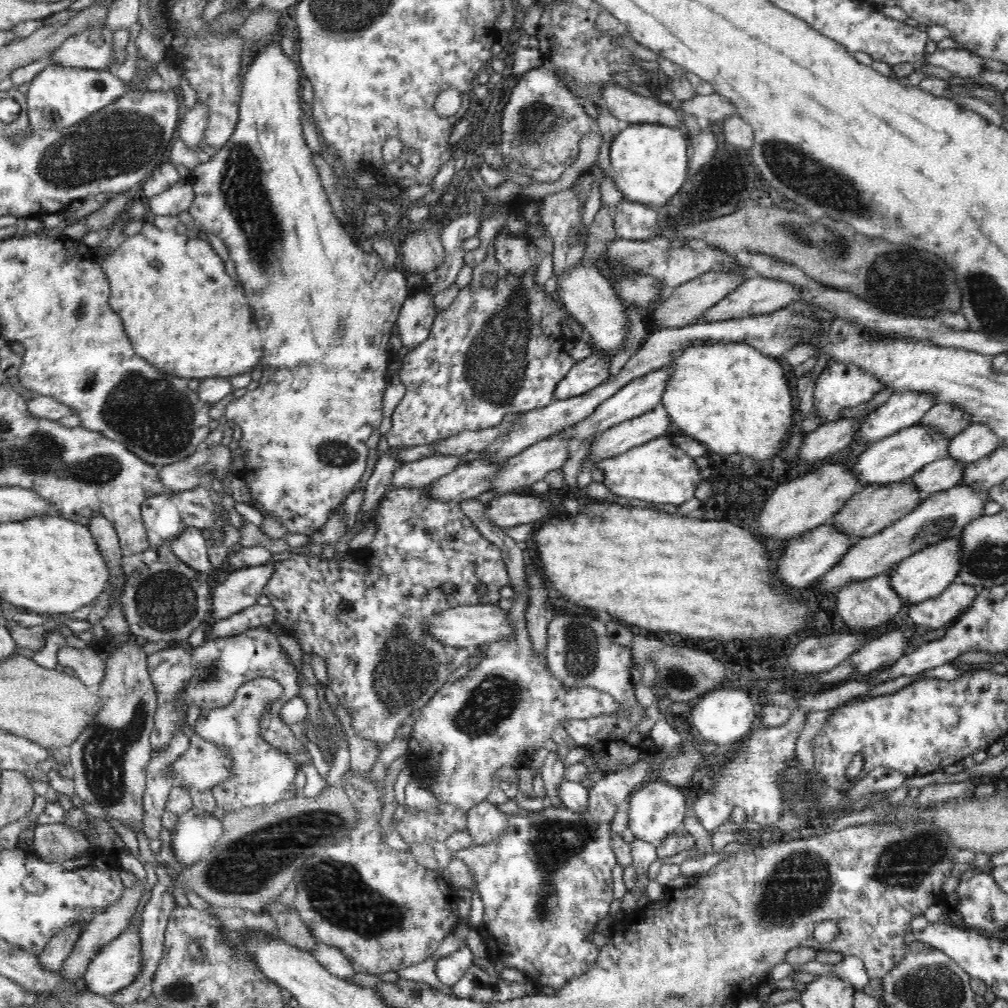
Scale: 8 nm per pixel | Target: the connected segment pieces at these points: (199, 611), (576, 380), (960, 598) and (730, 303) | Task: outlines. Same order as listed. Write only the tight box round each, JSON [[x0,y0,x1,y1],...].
[[92,543,213,642],[552,354,609,401],[907,582,977,629],[694,274,800,323]]

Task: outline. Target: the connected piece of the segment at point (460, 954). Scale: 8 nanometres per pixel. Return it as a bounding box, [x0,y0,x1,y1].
[436,946,473,989]

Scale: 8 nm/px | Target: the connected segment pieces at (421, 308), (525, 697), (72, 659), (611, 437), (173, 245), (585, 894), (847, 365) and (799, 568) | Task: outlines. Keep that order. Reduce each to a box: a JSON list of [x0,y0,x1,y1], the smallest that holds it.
[[397,289,436,349],[409,499,618,814],[57,645,106,689],[585,403,673,464],[100,217,264,378],[454,758,656,989],[814,358,886,420],[776,523,856,588]]

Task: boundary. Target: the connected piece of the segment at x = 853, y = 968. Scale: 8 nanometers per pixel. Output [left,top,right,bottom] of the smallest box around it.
[802,957,867,989]

